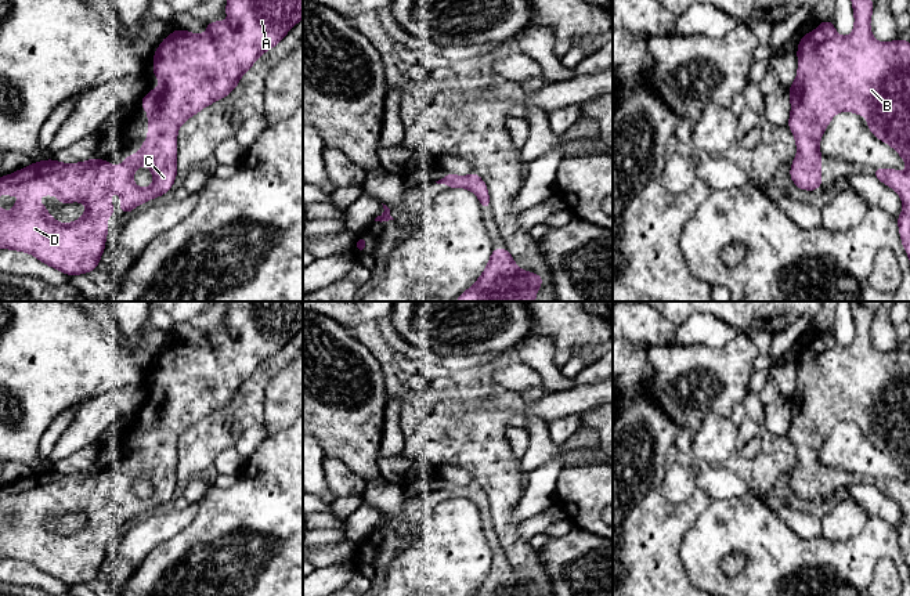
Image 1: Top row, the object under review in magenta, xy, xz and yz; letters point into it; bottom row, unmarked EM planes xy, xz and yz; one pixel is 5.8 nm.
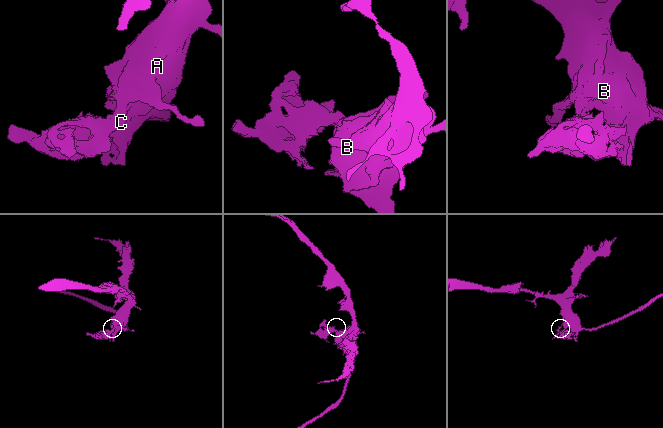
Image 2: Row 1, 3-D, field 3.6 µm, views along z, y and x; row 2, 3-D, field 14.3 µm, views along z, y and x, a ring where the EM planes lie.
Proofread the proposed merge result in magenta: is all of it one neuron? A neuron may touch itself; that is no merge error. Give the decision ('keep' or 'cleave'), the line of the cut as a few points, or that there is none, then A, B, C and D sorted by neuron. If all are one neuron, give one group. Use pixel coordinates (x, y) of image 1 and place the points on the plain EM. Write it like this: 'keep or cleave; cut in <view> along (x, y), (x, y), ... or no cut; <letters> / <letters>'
keep; no cut; A B C D

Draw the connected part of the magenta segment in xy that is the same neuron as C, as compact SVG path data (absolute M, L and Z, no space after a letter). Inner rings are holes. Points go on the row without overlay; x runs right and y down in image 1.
M230 301L225 315L228 332L206 332L205 344L194 344L188 340L174 339L171 344L163 348L154 364L154 386L162 394L144 405L140 416L148 420L148 448L138 459L137 465L127 465L120 476L111 476L106 469L89 469L82 473L59 473L54 469L30 473L10 485L0 487L0 505L24 505L25 507L12 514L12 523L8 524L0 517L0 559L12 559L33 564L41 572L61 579L66 585L79 585L93 581L100 575L100 567L105 560L108 535L105 530L113 525L113 514L108 507L116 501L120 502L120 519L127 524L138 514L159 507L173 498L177 485L177 440L191 426L196 425L205 416L227 407L239 393L241 387L249 380L254 371L272 358L284 346L303 328L303 301ZM147 474L154 485L154 494L149 498L138 498L133 491L134 481ZM37 505L58 505L59 516L69 512L84 512L87 514L84 524L69 534L55 531L48 520L40 513Z

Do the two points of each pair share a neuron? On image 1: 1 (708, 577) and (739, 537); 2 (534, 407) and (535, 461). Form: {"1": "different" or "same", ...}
{"1": "same", "2": "different"}

